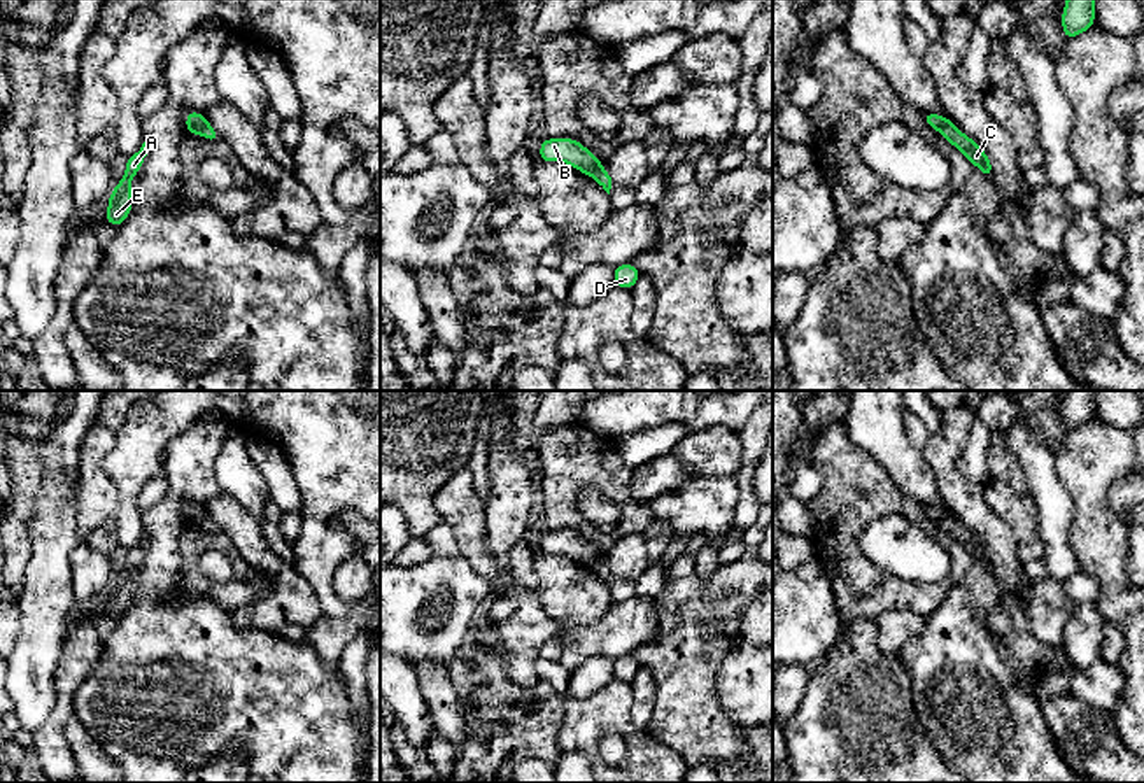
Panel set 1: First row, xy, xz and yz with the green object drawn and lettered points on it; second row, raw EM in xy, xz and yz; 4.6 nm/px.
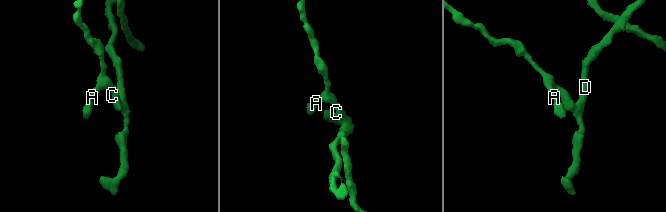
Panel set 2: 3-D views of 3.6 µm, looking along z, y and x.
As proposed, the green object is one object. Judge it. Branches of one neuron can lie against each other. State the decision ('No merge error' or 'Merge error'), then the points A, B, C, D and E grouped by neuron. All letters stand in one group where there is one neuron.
Merge error. Groups: A B E / C D

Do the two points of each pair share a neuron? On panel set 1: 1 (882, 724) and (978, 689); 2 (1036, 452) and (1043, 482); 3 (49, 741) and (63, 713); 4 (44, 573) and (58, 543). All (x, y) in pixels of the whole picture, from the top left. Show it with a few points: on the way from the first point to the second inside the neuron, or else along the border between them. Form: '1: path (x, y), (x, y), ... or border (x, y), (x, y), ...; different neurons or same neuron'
1: border (906, 671), (911, 682), (913, 712), (936, 747); different neurons
2: path (1038, 459), (1041, 475); same neuron
3: path (51, 734), (56, 720); same neuron
4: path (49, 566), (51, 550); same neuron

